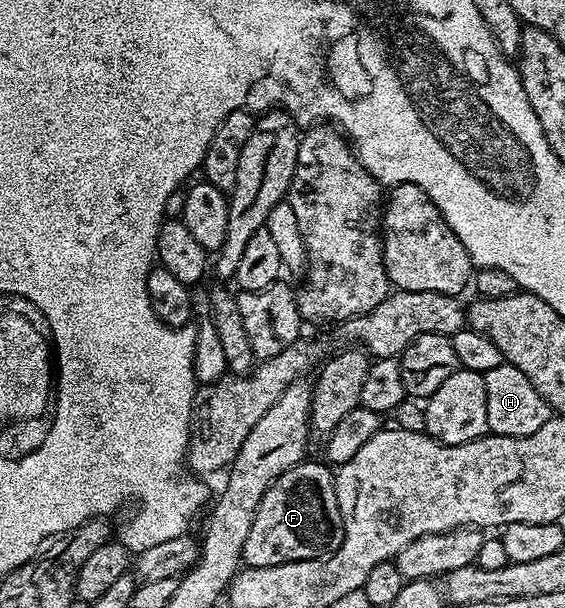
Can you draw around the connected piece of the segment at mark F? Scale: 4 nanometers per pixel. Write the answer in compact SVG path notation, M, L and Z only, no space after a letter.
M303 461L288 469L264 493L252 521L248 541L244 541L242 562L246 567L279 567L285 563L325 559L342 543L342 518L336 501L334 475L322 463Z

